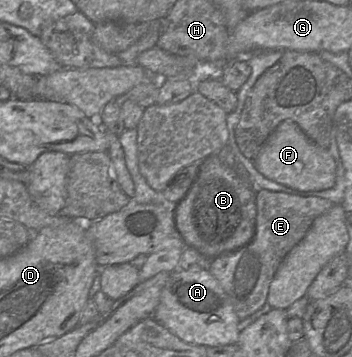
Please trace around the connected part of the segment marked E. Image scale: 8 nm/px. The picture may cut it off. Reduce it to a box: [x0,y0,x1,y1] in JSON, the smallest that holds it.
[208,189,334,321]

